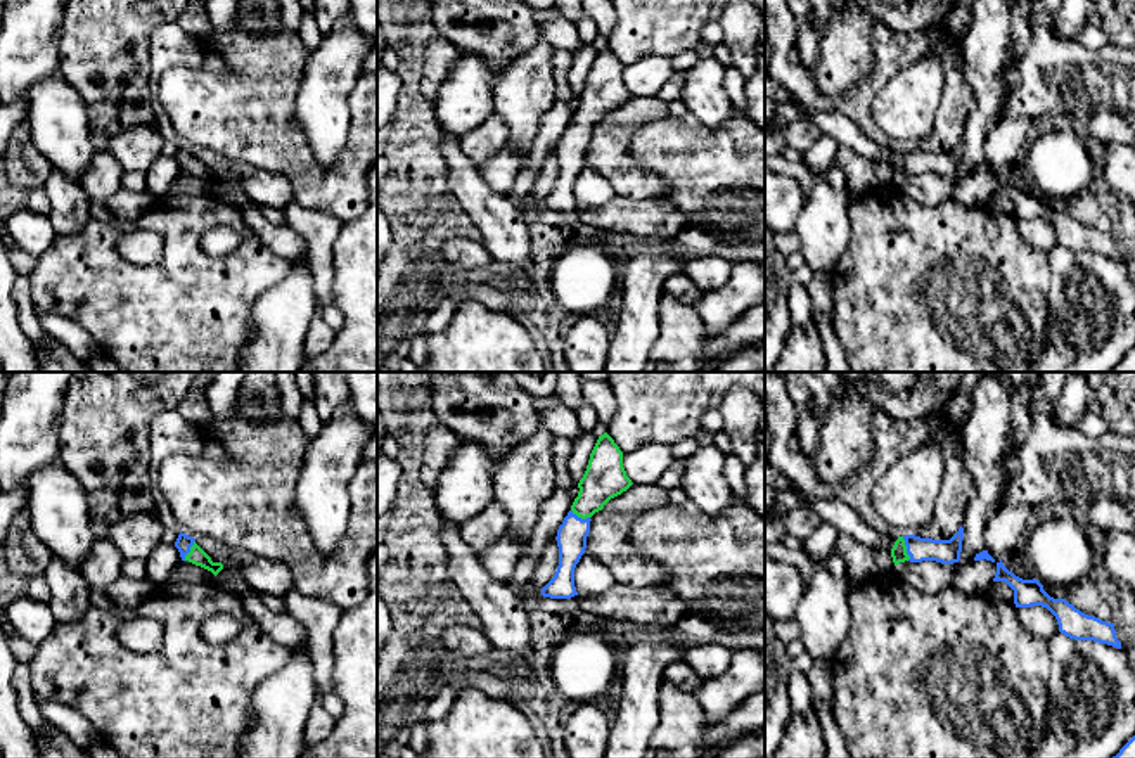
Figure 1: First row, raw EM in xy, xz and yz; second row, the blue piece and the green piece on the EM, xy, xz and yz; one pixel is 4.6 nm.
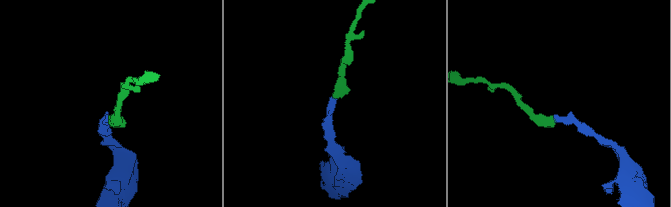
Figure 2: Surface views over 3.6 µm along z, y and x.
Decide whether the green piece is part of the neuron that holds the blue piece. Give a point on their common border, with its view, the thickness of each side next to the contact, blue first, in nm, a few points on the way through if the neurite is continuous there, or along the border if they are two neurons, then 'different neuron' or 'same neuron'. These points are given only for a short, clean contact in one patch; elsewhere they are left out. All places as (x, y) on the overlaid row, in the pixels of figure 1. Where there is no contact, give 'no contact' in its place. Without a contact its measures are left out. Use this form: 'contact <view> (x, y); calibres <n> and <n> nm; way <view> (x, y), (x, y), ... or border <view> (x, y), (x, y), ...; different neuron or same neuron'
contact yz (907, 549); calibres 110 and 80 nm; way yz (919, 549), (907, 549), (898, 552); same neuron

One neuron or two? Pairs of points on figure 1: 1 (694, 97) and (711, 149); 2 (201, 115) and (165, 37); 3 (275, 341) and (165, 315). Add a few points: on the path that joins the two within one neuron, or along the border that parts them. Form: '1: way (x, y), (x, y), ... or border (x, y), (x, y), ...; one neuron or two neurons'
1: border (687, 109), (710, 128), (720, 127), (734, 113); two neurons
2: border (203, 44), (203, 61), (198, 66), (172, 66); two neurons
3: border (246, 338), (237, 353); two neurons

